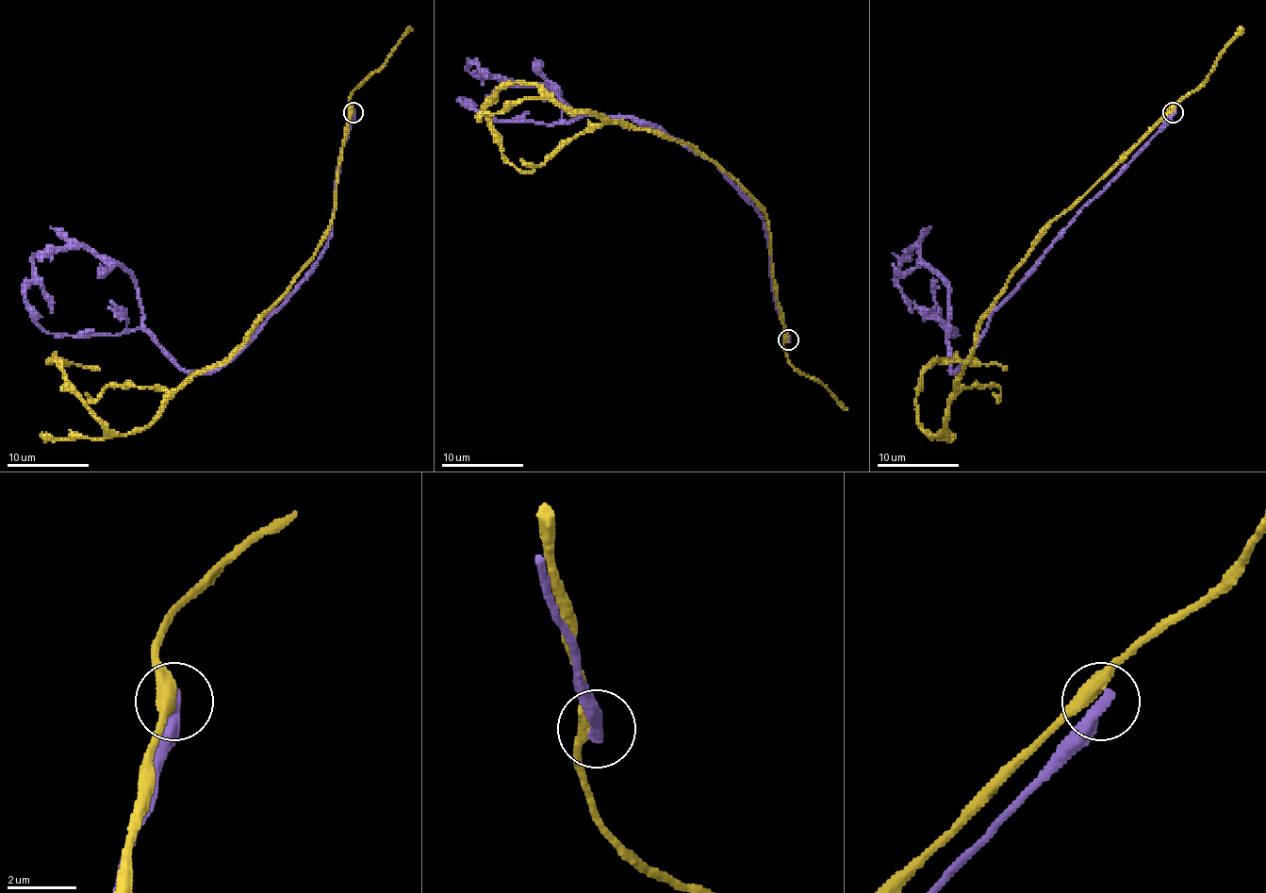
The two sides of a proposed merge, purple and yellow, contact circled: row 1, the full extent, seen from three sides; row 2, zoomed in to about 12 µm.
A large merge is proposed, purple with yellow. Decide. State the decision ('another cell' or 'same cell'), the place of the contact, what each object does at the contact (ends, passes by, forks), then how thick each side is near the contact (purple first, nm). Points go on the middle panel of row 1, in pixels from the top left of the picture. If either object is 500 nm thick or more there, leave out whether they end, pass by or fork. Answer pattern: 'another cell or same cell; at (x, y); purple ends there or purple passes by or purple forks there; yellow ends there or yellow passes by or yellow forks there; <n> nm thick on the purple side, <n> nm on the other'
another cell; at (788, 339); purple ends there; yellow passes by; 420 nm thick on the purple side, 400 nm on the other

